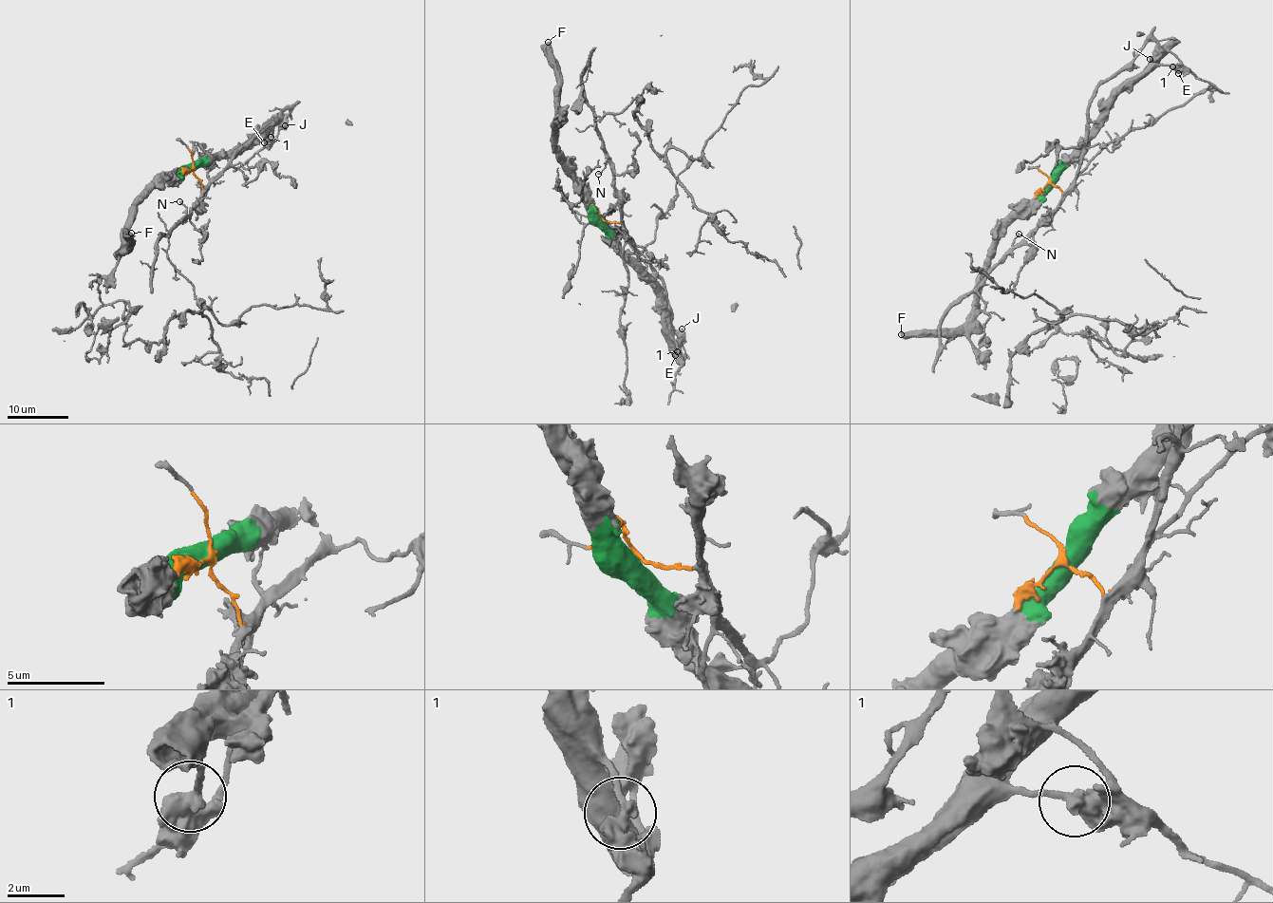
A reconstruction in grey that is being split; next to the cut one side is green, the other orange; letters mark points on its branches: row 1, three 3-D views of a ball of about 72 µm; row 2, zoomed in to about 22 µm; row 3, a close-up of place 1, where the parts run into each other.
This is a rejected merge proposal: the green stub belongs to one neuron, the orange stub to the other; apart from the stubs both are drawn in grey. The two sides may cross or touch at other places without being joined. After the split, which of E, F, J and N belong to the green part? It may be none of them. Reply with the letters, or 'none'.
E, F, J

